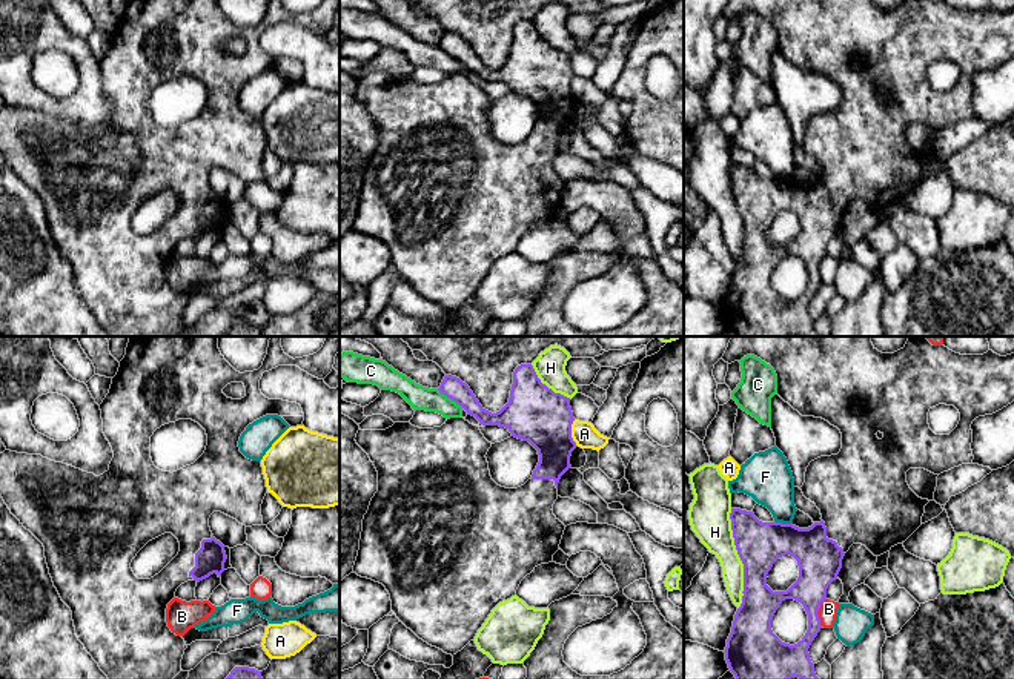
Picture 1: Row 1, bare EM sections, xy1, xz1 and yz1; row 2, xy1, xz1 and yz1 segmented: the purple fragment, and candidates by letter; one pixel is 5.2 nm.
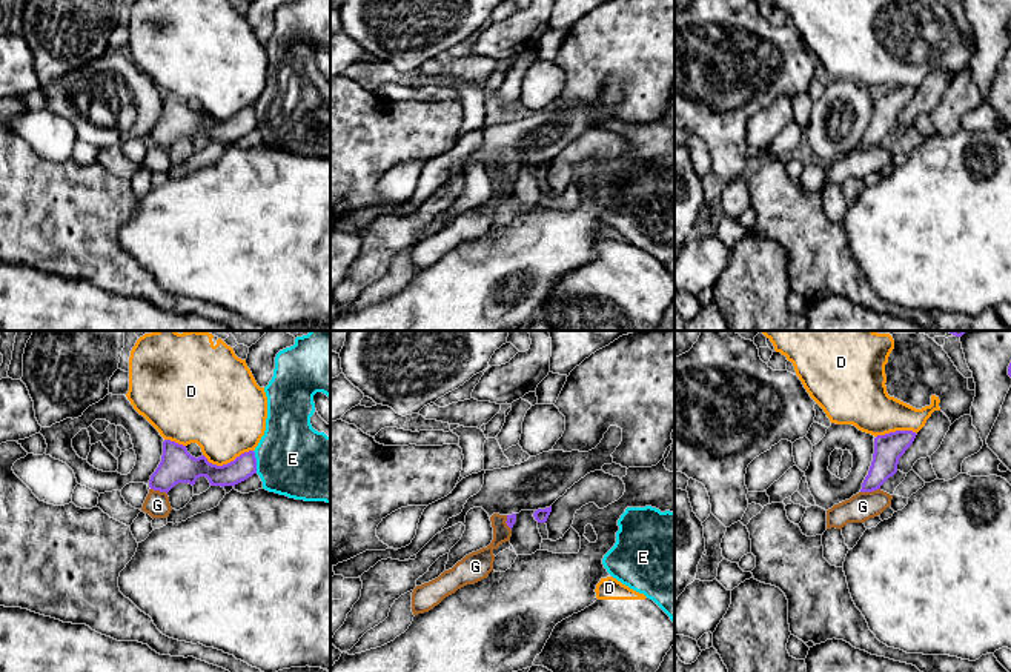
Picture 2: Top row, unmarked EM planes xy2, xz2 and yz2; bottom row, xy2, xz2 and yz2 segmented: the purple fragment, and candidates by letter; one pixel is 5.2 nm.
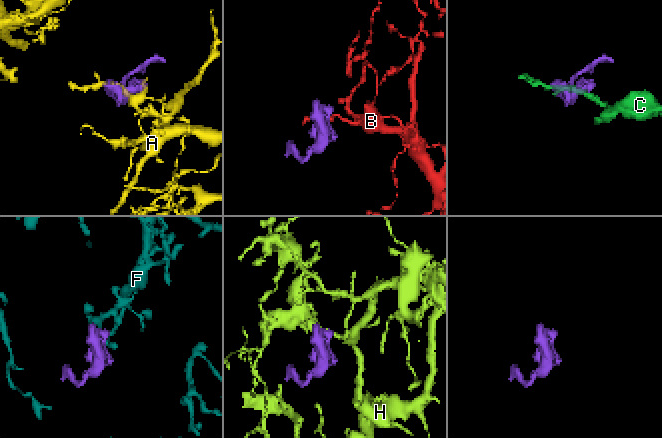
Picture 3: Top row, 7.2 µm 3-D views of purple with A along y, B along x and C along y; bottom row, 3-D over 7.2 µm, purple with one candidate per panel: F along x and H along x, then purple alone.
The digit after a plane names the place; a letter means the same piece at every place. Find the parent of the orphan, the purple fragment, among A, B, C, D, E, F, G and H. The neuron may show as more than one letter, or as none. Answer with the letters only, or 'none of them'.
none of them

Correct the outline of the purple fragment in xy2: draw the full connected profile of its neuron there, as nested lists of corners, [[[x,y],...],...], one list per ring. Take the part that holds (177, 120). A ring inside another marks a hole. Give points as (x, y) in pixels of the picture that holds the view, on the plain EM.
[[[164,95],[161,117],[151,131],[149,143],[167,149],[178,138],[194,141],[200,132],[206,132],[210,141],[235,143],[254,129],[257,129],[254,106],[241,109],[227,120],[217,121],[209,118],[204,111],[195,114],[187,108],[186,101]]]

